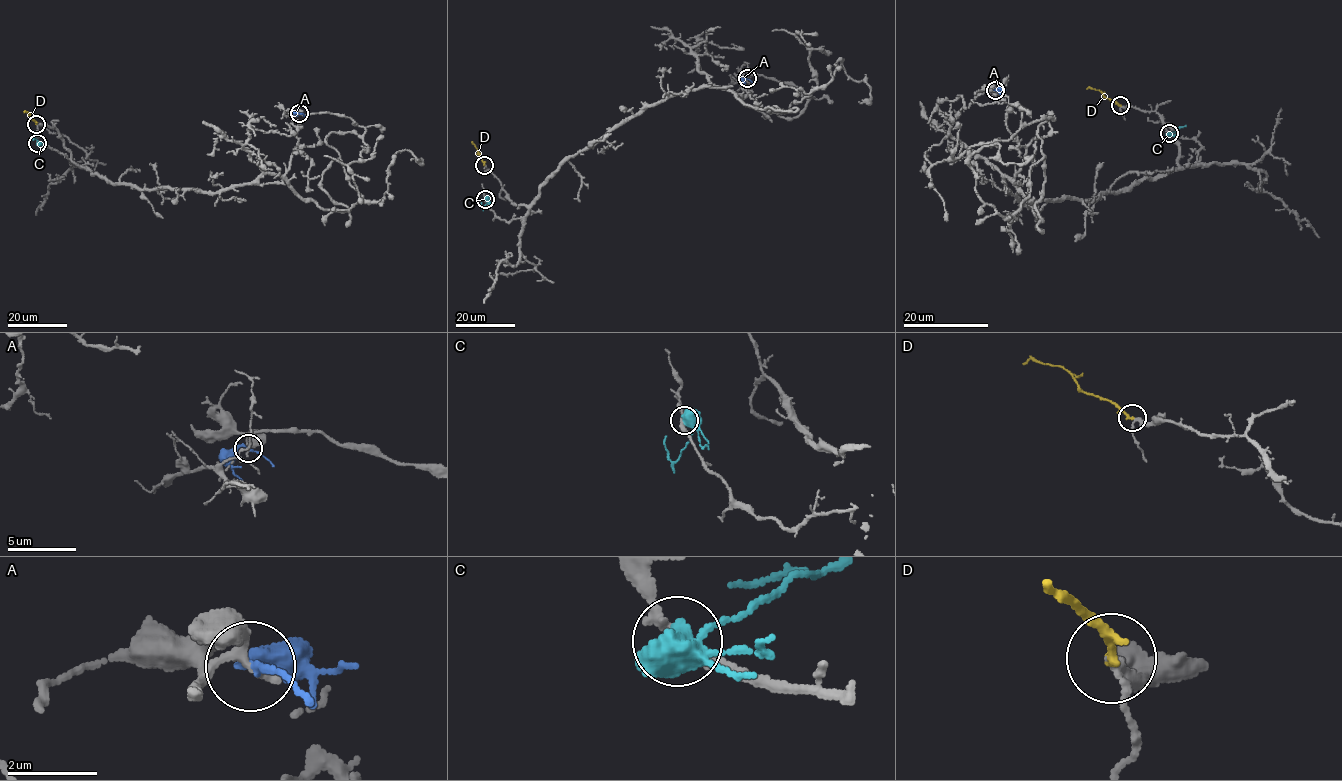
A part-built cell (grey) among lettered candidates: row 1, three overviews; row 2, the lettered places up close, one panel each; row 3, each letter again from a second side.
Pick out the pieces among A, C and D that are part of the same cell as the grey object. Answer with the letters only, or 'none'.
D

